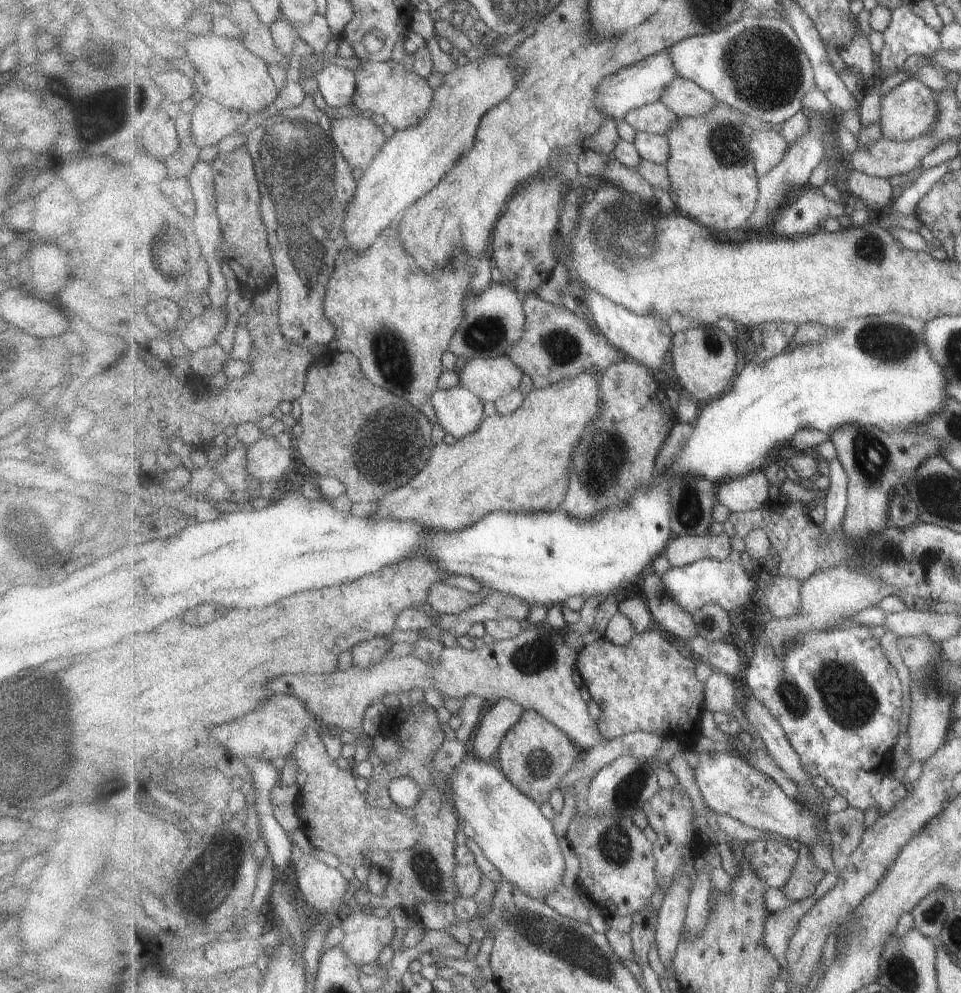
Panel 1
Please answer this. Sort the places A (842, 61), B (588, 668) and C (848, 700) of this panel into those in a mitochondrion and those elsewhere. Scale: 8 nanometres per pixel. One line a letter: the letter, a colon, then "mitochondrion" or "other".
A: other
B: other
C: mitochondrion

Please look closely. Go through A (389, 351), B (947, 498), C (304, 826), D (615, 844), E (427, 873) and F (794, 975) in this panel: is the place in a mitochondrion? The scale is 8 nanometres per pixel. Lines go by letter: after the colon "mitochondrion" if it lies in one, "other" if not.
A: mitochondrion
B: mitochondrion
C: other
D: mitochondrion
E: mitochondrion
F: other

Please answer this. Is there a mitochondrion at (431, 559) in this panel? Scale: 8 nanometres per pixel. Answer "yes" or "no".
no

